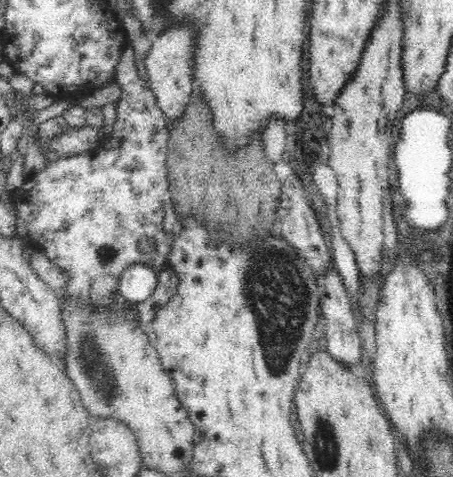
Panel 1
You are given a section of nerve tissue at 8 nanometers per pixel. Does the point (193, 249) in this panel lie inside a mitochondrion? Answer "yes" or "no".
no

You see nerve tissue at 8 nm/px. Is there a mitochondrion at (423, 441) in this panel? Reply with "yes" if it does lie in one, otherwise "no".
no

